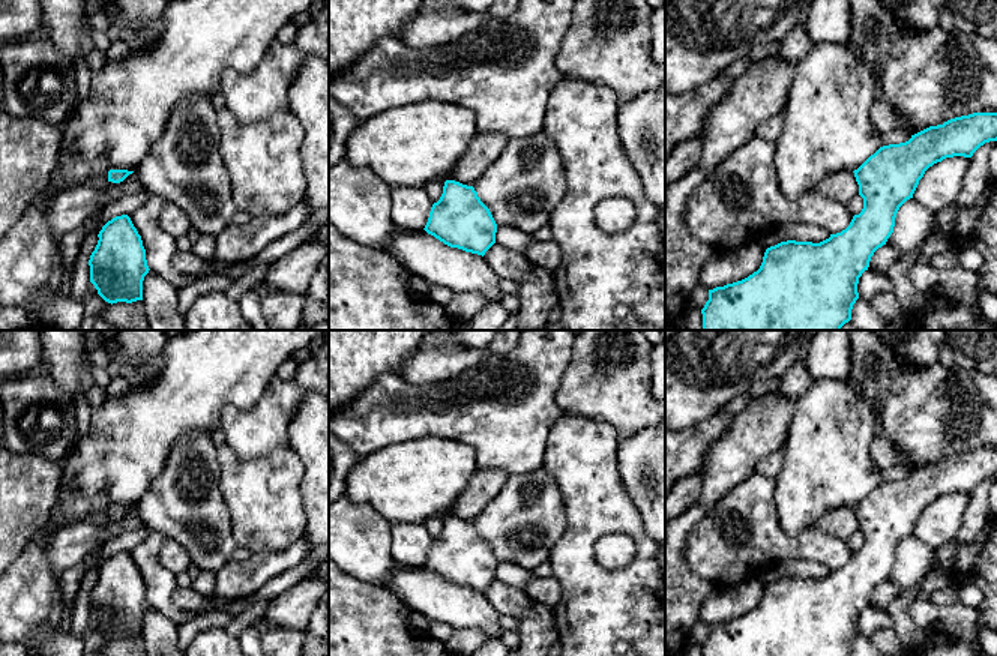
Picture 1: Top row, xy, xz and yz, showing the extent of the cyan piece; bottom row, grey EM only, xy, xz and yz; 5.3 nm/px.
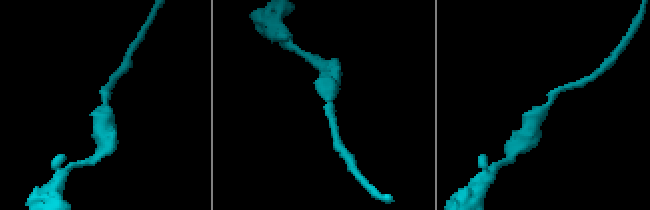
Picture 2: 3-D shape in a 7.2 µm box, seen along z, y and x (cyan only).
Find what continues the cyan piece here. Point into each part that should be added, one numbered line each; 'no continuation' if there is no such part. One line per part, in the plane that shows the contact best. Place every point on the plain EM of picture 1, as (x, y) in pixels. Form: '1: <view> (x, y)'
no continuation

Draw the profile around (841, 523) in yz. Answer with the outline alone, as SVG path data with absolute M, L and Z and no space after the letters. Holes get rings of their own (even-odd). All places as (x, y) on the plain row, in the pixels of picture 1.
M839 507L824 513L818 525L836 539L847 542L859 530L859 521L853 507Z

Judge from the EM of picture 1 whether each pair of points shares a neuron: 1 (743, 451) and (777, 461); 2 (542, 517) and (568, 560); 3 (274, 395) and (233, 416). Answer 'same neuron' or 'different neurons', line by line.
1: different neurons
2: different neurons
3: same neuron

